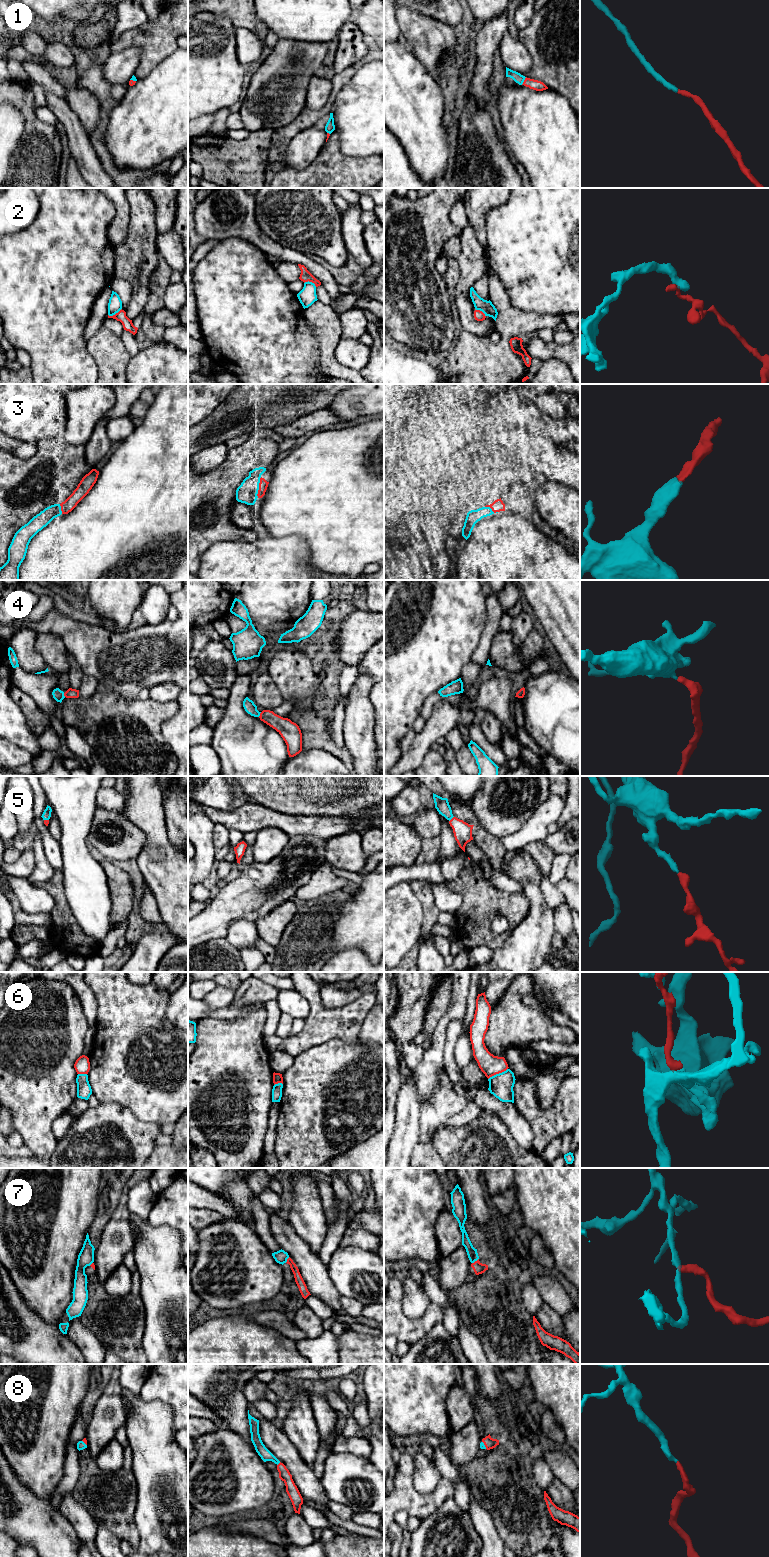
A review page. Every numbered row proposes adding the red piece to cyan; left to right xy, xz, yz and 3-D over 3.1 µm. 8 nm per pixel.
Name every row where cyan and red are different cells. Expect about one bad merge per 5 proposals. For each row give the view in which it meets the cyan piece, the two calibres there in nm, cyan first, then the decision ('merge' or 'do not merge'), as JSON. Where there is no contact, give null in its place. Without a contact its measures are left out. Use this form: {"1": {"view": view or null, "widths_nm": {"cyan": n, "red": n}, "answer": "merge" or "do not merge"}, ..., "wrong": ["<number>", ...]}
{"1": {"view": "yz", "widths_nm": {"cyan": 80, "red": 80}, "answer": "merge"}, "2": {"view": "xy", "widths_nm": {"cyan": 110, "red": 80}, "answer": "do not merge"}, "3": {"view": "xz", "widths_nm": {"cyan": 160, "red": 70}, "answer": "merge"}, "4": {"view": "xz", "widths_nm": {"cyan": 90, "red": 140}, "answer": "merge"}, "5": {"view": "yz", "widths_nm": {"cyan": 110, "red": 150}, "answer": "merge"}, "6": {"view": "yz", "widths_nm": {"cyan": 190, "red": 170}, "answer": "do not merge"}, "7": {"view": "yz", "widths_nm": {"cyan": 80, "red": 90}, "answer": "do not merge"}, "8": {"view": "xz", "widths_nm": {"cyan": 90, "red": 90}, "answer": "merge"}, "wrong": ["2", "6", "7"]}

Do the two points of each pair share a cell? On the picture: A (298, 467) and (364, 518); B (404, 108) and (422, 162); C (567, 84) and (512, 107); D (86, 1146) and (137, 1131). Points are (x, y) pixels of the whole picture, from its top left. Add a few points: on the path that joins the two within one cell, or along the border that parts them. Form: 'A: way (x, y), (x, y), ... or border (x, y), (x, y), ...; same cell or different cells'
A: way (314, 483), (321, 490), (336, 490), (348, 502); same cell
B: way (417, 121), (422, 134), (422, 149); same cell
C: border (548, 87), (561, 93), (569, 102); different cells
D: way (99, 1146), (124, 1143); same cell

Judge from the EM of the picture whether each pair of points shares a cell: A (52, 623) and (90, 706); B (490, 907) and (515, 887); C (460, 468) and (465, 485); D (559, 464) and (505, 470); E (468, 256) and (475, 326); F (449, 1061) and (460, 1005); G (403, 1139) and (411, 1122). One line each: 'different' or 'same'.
A: different
B: different
C: same
D: different
E: same
F: different
G: same

